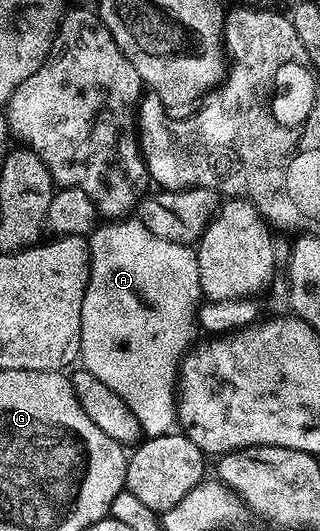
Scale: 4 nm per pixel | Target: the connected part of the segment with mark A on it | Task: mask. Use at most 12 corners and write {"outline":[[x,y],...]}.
{"outline":[[95,227],[80,364],[147,437],[177,419],[191,245]]}

